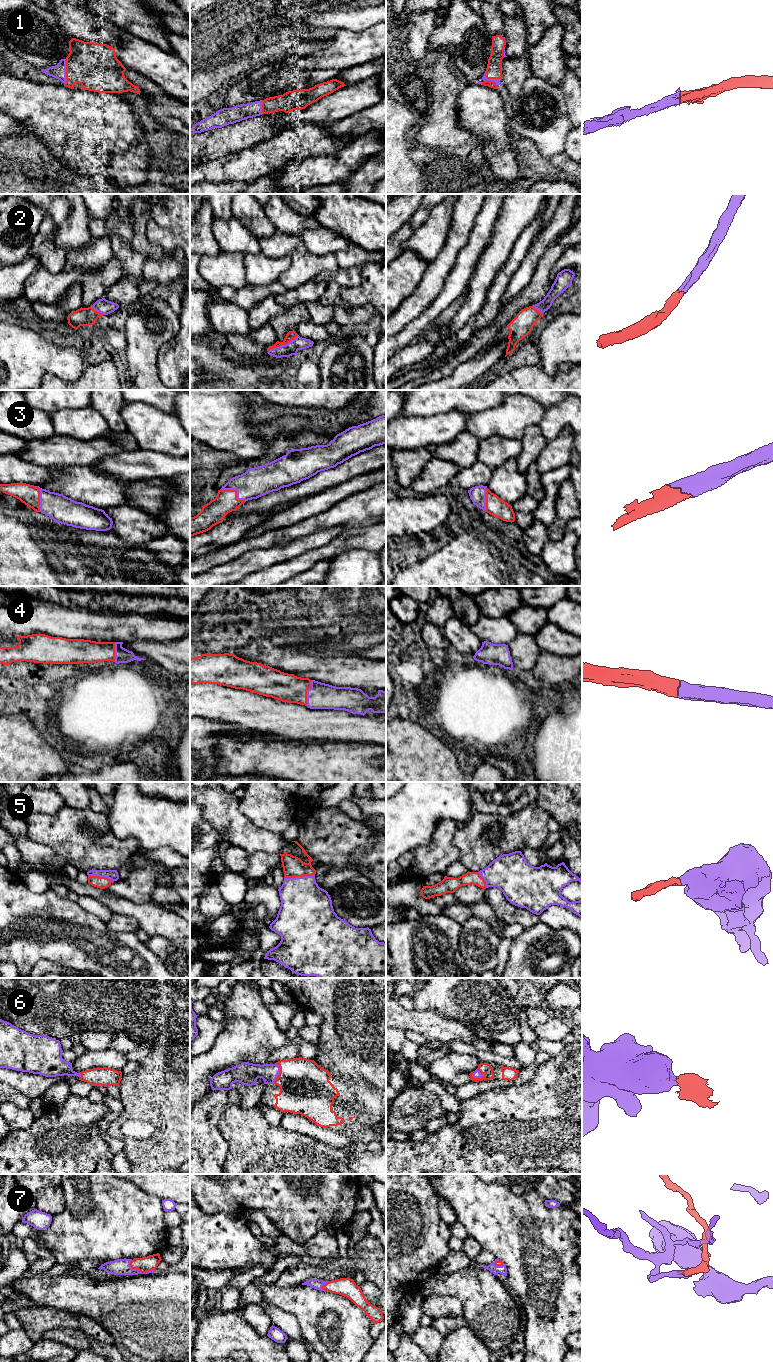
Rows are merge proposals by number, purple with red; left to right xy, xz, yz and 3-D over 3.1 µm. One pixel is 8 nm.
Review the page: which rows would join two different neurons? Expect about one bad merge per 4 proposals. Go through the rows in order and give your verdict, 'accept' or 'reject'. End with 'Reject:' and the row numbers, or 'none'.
1: accept
2: accept
3: accept
4: accept
5: accept
6: accept
7: accept
Reject: none

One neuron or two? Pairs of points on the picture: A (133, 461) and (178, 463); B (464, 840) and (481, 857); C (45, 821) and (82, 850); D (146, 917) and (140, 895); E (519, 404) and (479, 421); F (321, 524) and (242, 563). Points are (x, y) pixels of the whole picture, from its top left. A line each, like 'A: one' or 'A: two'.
A: one
B: one
C: one
D: two
E: one
F: two

